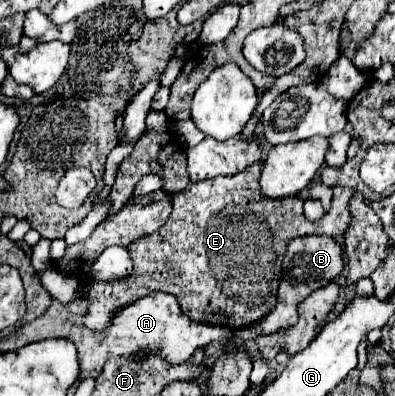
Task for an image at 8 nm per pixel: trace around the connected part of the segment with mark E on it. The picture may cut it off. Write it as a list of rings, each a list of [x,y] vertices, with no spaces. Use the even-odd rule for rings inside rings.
[[[254,163],[242,173],[236,173],[230,177],[214,177],[200,183],[190,183],[184,191],[176,193],[172,197],[174,209],[166,225],[156,233],[128,247],[130,257],[134,261],[132,277],[110,281],[110,283],[94,281],[88,285],[88,291],[84,293],[84,297],[88,299],[84,325],[92,331],[104,331],[110,327],[110,321],[114,319],[114,313],[118,313],[118,309],[124,309],[126,305],[138,301],[140,297],[152,291],[172,293],[178,299],[182,313],[186,313],[192,321],[222,325],[228,329],[242,329],[264,319],[276,305],[276,293],[278,293],[278,283],[282,275],[282,259],[290,239],[312,235],[312,233],[332,235],[332,237],[336,237],[338,233],[344,235],[350,223],[348,199],[352,195],[352,189],[334,185],[330,211],[322,219],[310,221],[304,217],[300,197],[268,199],[262,195],[258,179],[260,179],[260,165]]]

